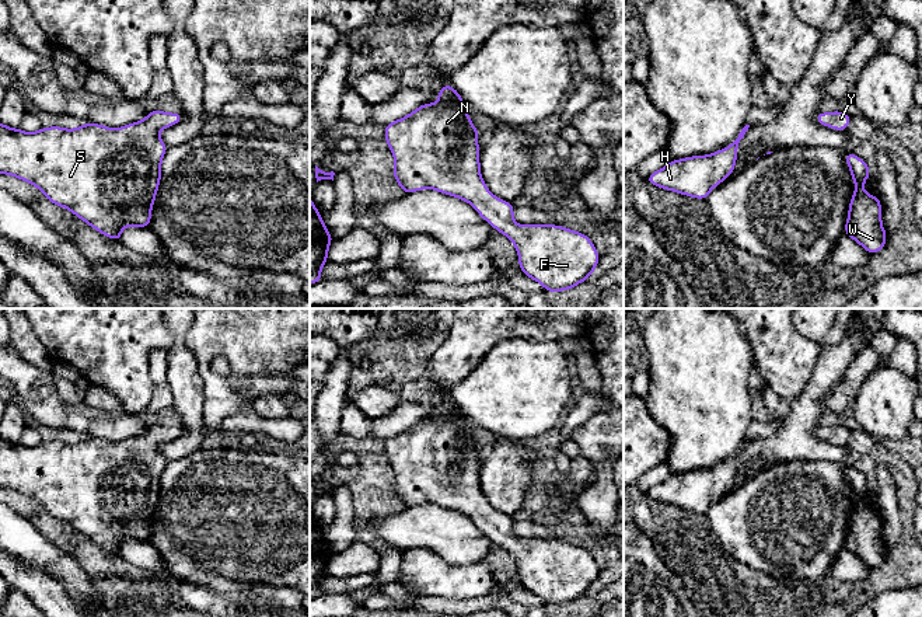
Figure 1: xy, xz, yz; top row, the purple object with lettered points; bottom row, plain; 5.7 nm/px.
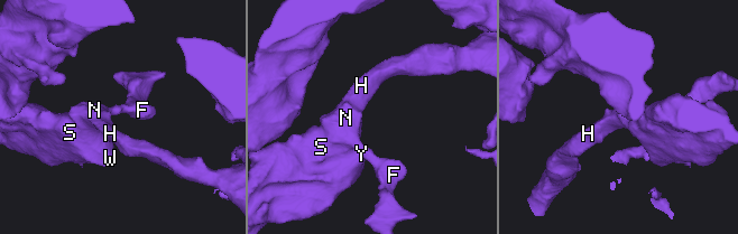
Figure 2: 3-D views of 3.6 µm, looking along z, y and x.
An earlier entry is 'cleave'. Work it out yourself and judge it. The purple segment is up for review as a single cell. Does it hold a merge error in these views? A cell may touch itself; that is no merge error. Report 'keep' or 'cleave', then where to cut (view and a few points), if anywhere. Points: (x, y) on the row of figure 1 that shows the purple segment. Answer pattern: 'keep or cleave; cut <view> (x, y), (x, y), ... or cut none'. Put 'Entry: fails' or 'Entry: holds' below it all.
keep; cut none
Entry: fails

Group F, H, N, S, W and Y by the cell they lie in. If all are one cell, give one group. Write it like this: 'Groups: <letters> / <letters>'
Groups: F H N S W Y

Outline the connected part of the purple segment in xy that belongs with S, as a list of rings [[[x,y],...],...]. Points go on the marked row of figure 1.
[[[156,109],[144,119],[119,129],[87,122],[77,129],[52,126],[41,128],[35,133],[0,123],[0,174],[35,185],[52,203],[69,209],[101,234],[121,241],[121,233],[126,226],[149,227],[161,178],[161,161],[168,149],[158,132],[179,123],[182,118],[181,112],[168,114]]]

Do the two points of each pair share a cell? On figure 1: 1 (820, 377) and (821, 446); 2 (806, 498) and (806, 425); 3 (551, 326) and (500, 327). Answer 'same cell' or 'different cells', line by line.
1: same cell
2: different cells
3: same cell

